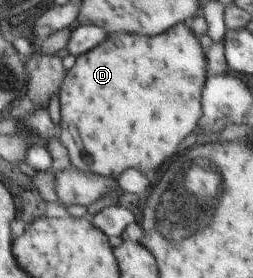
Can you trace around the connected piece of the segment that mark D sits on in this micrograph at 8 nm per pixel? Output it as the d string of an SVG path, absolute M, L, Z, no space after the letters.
M183 22L151 38L108 33L105 42L76 57L73 67L64 74L59 91L59 136L61 144L69 152L72 166L84 173L96 173L112 178L116 178L127 168L135 168L143 174L157 170L197 128L197 120L201 118L201 88L205 82L205 61L206 55L198 37Z

